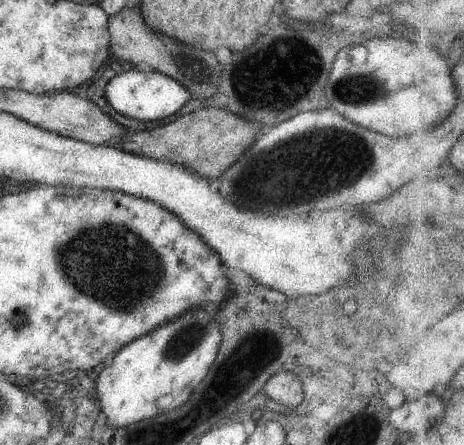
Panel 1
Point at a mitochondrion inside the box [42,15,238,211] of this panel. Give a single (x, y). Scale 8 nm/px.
(175, 53)

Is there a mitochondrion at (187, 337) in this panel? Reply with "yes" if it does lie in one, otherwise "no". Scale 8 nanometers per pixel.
yes

